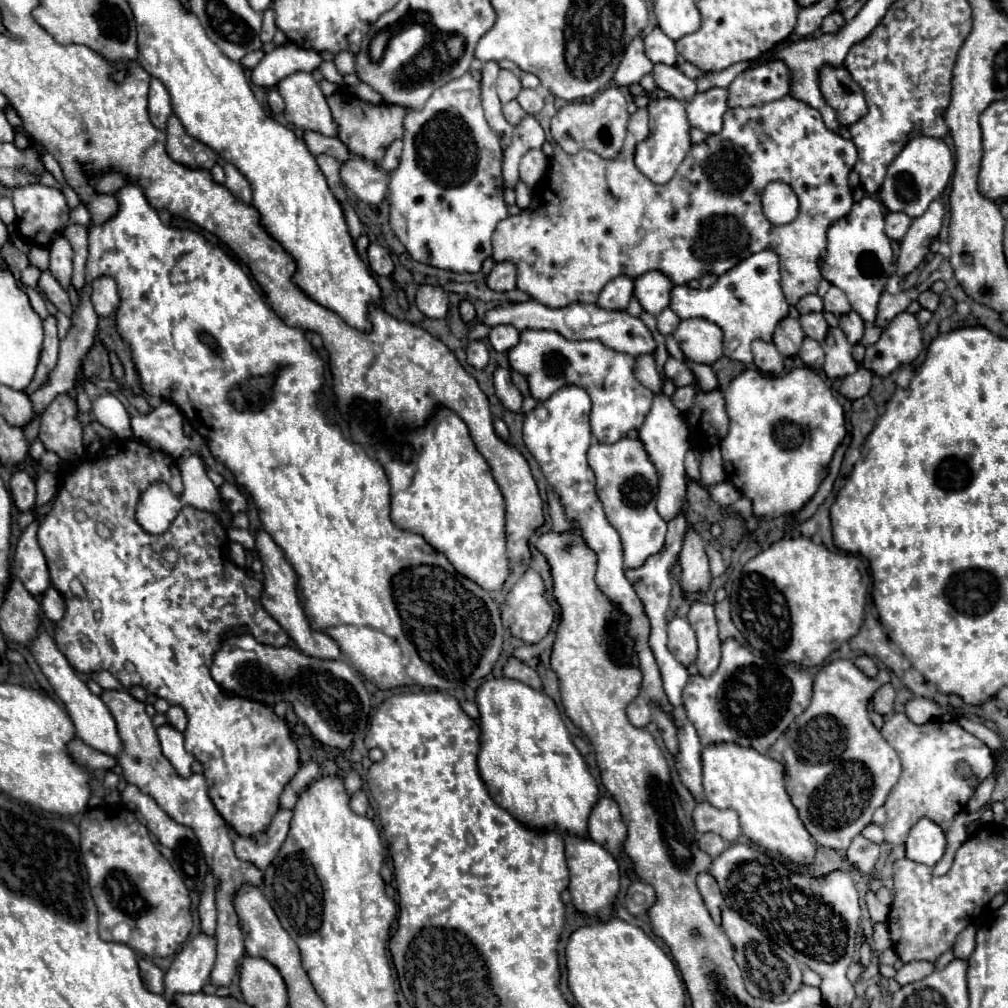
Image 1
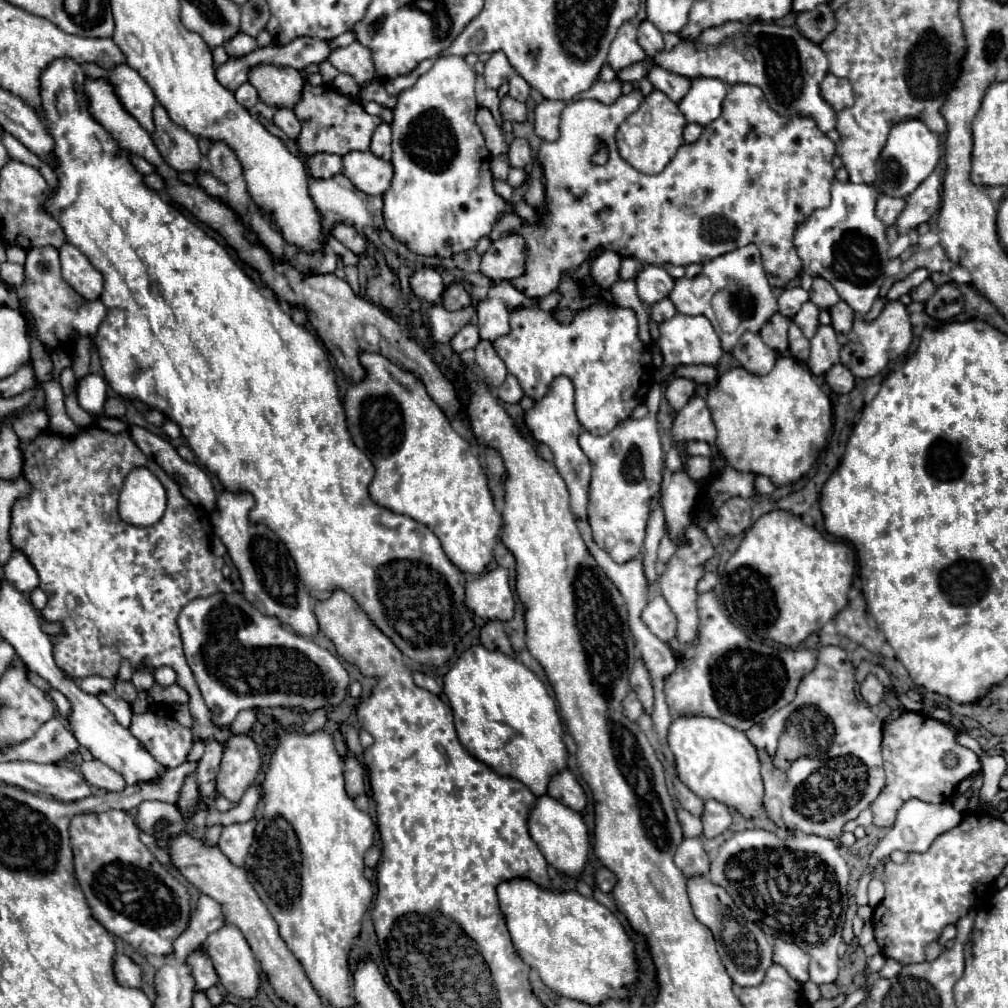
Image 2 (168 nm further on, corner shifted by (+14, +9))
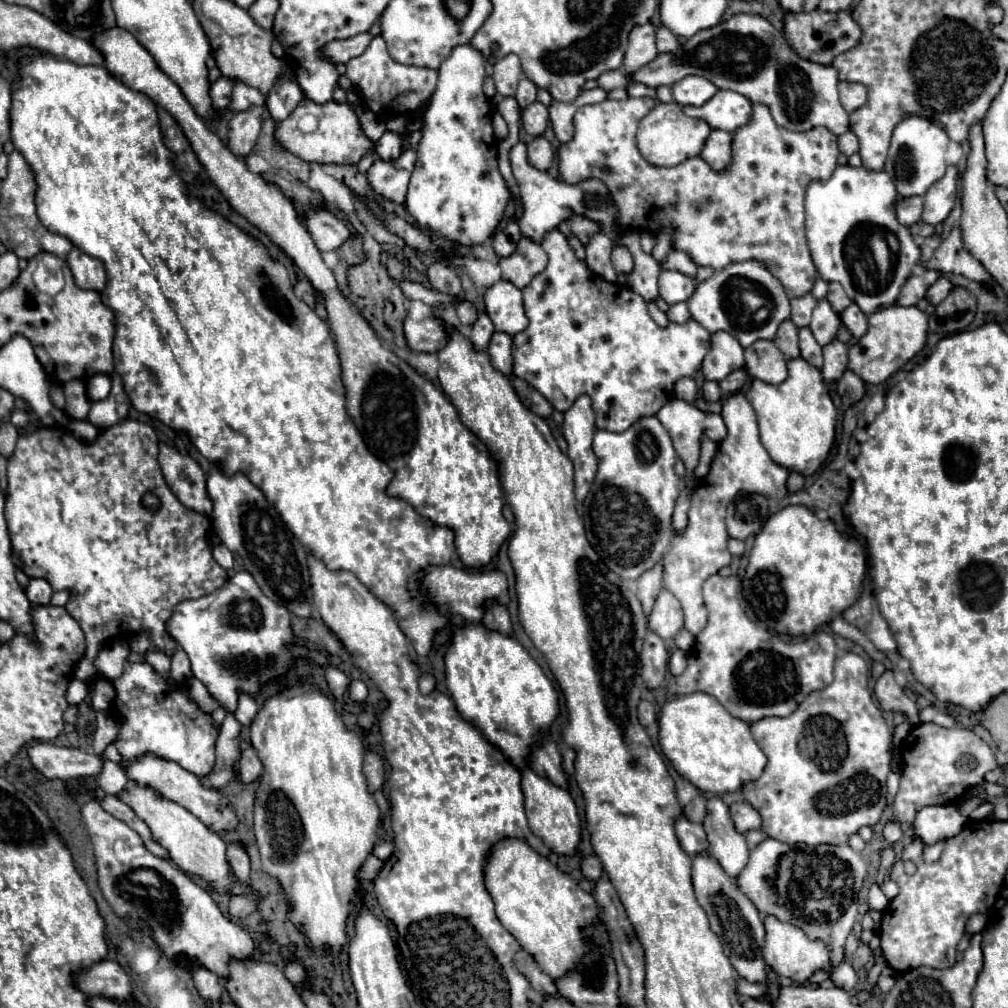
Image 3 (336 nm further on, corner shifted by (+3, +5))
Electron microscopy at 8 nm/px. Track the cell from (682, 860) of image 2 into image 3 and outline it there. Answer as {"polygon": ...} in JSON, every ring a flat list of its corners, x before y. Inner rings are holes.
{"polygon":[[680,815,674,823,678,841,682,849,688,855,698,855,698,853,708,853,708,839,704,835,704,827,700,823,688,821,684,815]]}

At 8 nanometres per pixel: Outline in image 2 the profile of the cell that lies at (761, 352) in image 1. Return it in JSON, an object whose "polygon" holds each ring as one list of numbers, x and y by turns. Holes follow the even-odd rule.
{"polygon":[[751,331,741,335,739,343,733,347,731,353,741,363,741,367,745,367,747,371,751,371,755,375,769,373,777,359,777,351,773,351,769,345,765,345,761,341,761,337]]}

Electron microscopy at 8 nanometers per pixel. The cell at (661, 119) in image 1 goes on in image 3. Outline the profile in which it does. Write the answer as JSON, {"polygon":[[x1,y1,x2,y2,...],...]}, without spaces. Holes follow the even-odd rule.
{"polygon":[[658,103,638,125,638,149,652,163,660,167,674,167,690,157,700,155,712,127,702,119,684,117,678,103]]}

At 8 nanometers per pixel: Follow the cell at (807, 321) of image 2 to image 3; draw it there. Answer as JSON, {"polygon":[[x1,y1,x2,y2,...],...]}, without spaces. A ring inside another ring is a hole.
{"polygon":[[820,301,812,313,810,329,820,345,828,345,832,339,836,339,838,327,842,325,840,315,830,307,828,301]]}

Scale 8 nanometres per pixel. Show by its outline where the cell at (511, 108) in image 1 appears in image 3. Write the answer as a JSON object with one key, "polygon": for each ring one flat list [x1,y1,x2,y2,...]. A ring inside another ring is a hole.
{"polygon":[[536,101,522,111,522,127,526,129,526,133,538,137,544,133,546,125,548,125,548,109,542,103]]}

